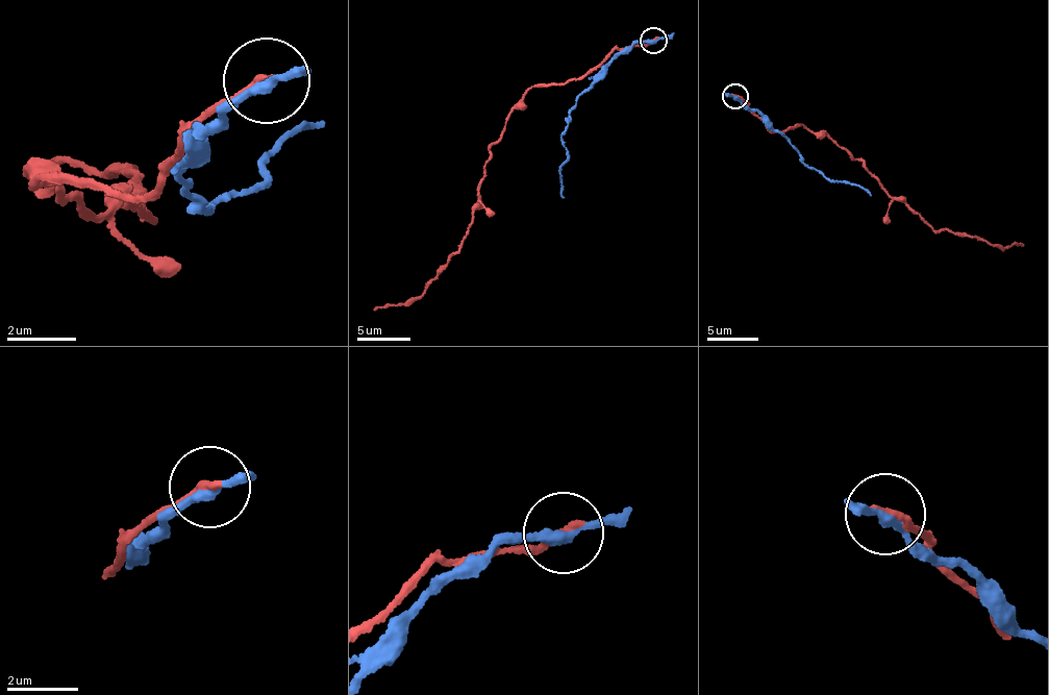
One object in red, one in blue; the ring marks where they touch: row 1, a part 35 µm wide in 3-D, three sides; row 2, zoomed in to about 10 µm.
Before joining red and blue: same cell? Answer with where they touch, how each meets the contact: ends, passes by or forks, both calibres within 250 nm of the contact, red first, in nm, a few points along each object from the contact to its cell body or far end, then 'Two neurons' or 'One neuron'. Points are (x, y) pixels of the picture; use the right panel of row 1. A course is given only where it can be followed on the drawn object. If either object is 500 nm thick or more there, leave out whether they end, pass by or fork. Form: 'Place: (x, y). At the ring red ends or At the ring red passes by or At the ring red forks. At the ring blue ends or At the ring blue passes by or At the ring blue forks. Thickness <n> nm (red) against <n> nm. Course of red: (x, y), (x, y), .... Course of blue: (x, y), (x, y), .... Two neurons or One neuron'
Place: (734, 96). At the ring red ends. At the ring blue passes by. Thickness 240 nm (red) against 240 nm. Course of red: (734, 97), (772, 130), (797, 123), (828, 137), (935, 230), (1006, 248), (1024, 245). Course of blue: (734, 97), (741, 106), (762, 115), (766, 126), (783, 133), (797, 153), (827, 179), (869, 190), (871, 196). Two neurons

